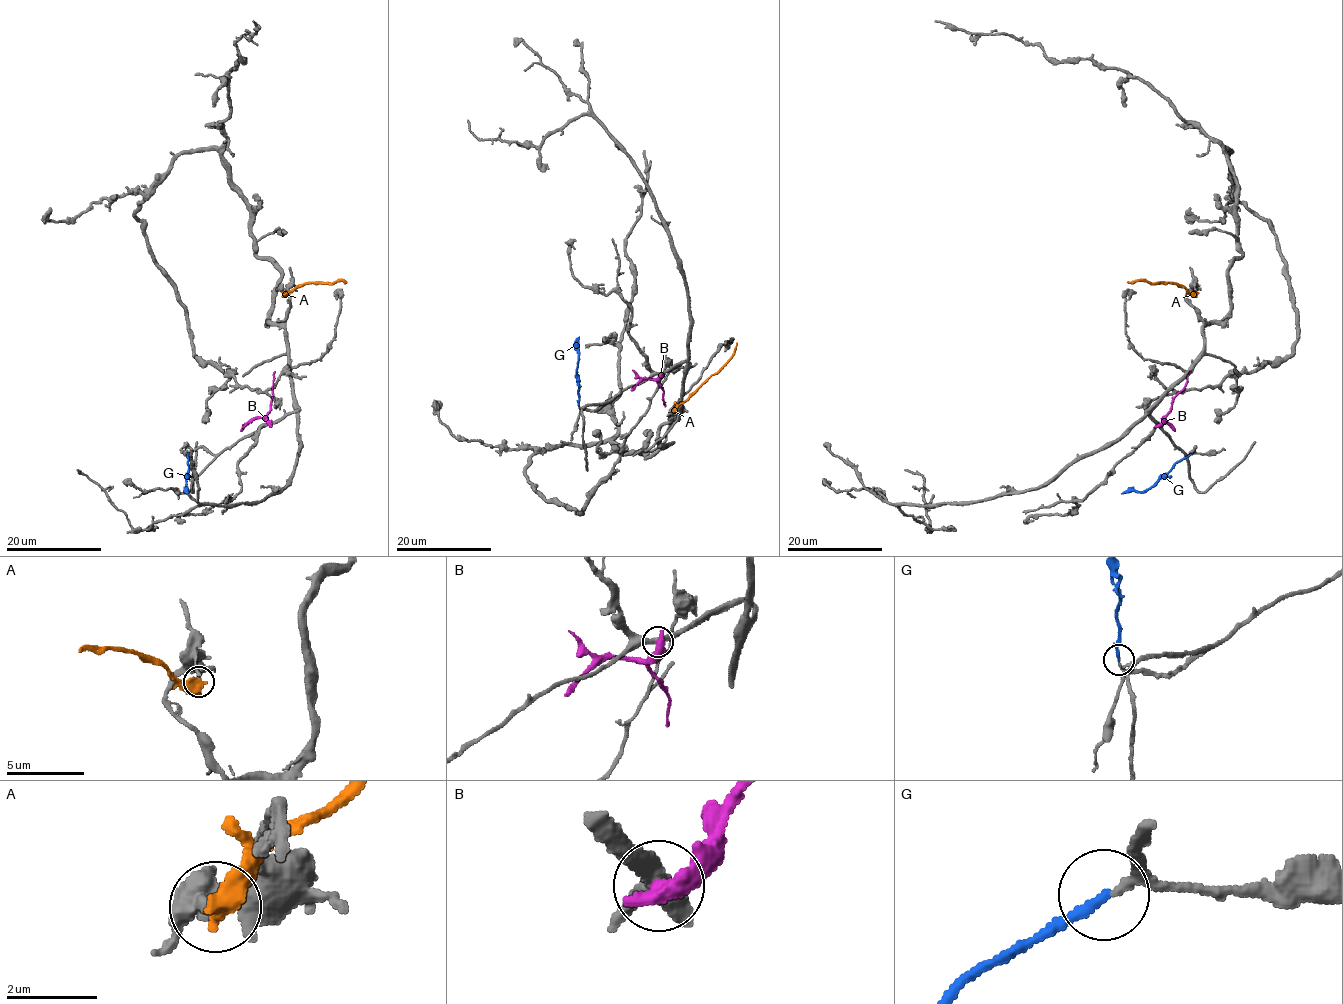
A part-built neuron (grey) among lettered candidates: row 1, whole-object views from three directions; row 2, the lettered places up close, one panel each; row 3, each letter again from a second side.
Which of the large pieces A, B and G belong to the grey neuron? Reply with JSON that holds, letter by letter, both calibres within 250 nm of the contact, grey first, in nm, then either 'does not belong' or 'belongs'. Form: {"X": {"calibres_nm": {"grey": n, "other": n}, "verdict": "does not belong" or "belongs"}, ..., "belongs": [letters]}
{"A": {"calibres_nm": {"grey": 360, "other": 600}, "verdict": "does not belong"}, "B": {"calibres_nm": {"grey": 320, "other": 550}, "verdict": "does not belong"}, "G": {"calibres_nm": {"grey": 140, "other": 200}, "verdict": "belongs"}, "belongs": ["G"]}

